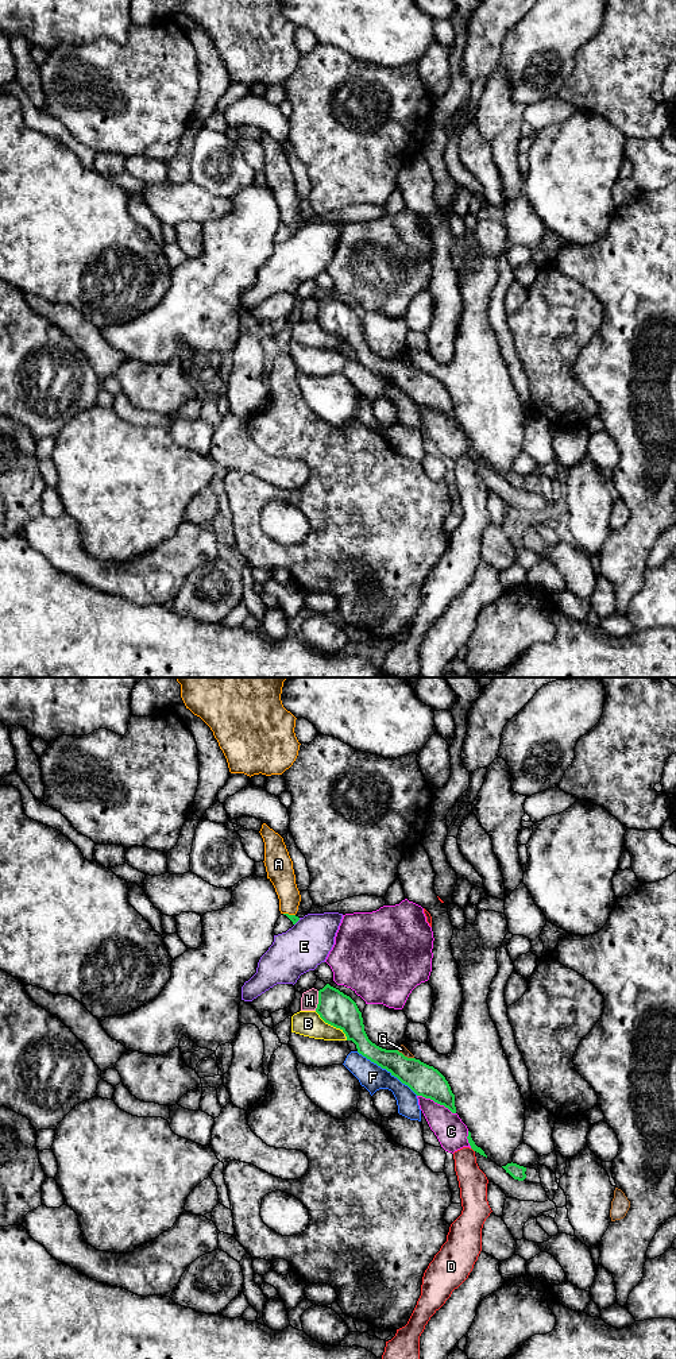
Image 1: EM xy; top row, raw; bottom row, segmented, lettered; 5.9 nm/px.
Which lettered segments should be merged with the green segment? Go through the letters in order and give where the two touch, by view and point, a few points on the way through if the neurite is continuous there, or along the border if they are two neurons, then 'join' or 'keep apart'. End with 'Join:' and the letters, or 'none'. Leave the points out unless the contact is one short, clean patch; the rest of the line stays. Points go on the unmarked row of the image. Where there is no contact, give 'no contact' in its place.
A: xy (288, 223) | across xy (293, 227), (288, 223), (288, 200), (281, 182) | join
B: xy (332, 334) | along xy (315, 320), (325, 331), (338, 336), (347, 348) | keep apart
C: xy (436, 410) | keep apart
D: xy (472, 458) | keep apart
E: xy (297, 230) | along xy (300, 227), (294, 234) | keep apart
F: xy (387, 379) | keep apart
G: xy (404, 365) | keep apart
H: xy (319, 309) | keep apart
Join: A

